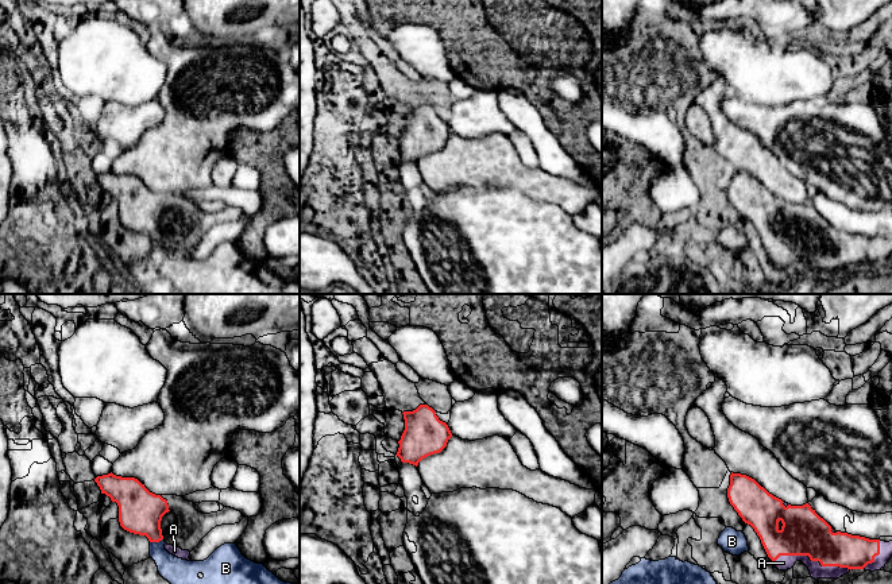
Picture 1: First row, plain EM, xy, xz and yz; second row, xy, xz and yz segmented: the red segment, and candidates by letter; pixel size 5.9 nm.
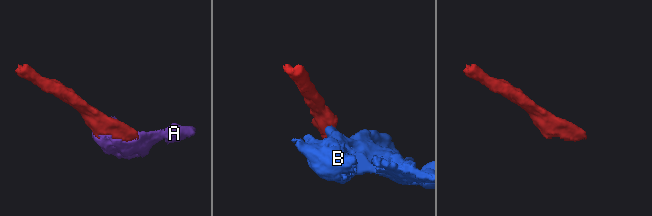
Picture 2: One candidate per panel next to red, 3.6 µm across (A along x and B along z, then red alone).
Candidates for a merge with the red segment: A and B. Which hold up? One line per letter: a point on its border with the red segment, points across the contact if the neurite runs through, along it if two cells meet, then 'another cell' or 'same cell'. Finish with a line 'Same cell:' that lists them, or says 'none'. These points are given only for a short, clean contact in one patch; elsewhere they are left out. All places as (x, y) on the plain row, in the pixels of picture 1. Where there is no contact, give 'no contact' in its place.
A: yz (811, 258) | same cell
B: xy (155, 239) | along xy (162, 236), (150, 240) | another cell
Same cell: A

